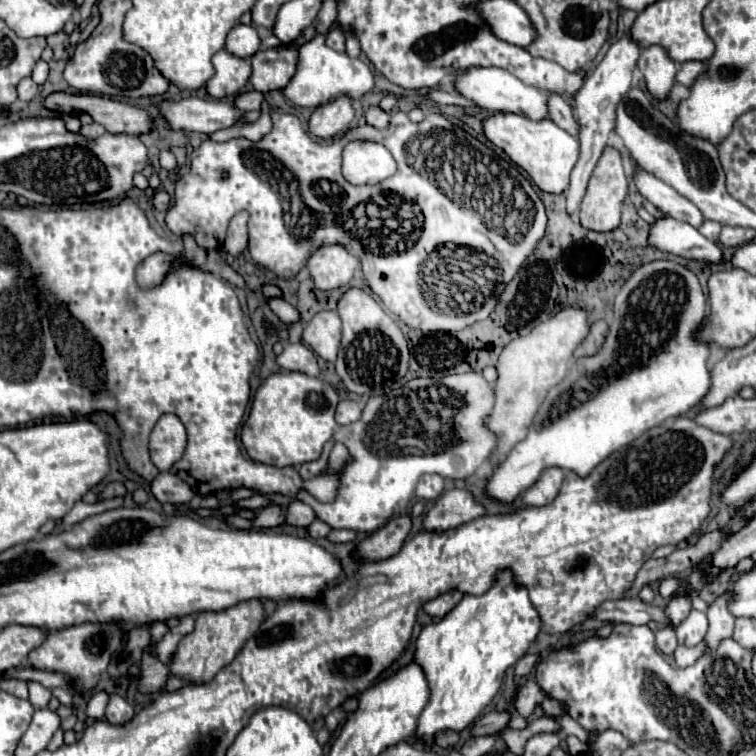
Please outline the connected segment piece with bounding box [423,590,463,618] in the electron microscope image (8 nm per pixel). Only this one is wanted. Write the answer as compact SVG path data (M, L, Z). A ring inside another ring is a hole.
M451 590L451 592L445 592L445 594L429 600L429 602L423 606L423 610L425 610L429 616L433 616L433 618L443 618L445 614L449 614L449 612L461 602L461 598L463 598L463 592Z

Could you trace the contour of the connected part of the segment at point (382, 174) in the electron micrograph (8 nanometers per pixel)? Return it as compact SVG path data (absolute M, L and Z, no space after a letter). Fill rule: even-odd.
M353 140L343 148L343 176L351 184L377 184L397 170L391 152L371 140Z

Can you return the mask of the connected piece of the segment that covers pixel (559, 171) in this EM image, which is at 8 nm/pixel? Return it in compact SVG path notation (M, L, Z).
M495 112L483 118L483 130L489 142L499 146L517 166L521 166L531 180L549 194L561 194L569 186L569 174L579 160L579 140L557 128L553 120L529 120L521 114L511 112Z

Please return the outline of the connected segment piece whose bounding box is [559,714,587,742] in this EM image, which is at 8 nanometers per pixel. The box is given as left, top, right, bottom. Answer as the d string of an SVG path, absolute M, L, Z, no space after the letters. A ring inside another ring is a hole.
M565 714L559 718L559 725L561 729L561 735L577 735L582 742L586 742L587 732L573 720L569 715Z

